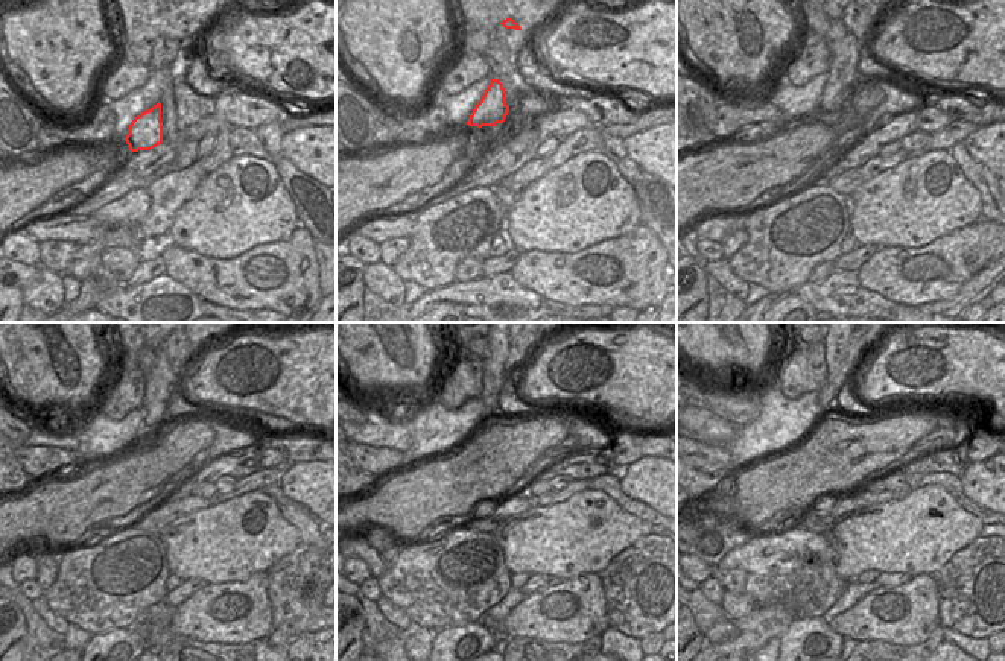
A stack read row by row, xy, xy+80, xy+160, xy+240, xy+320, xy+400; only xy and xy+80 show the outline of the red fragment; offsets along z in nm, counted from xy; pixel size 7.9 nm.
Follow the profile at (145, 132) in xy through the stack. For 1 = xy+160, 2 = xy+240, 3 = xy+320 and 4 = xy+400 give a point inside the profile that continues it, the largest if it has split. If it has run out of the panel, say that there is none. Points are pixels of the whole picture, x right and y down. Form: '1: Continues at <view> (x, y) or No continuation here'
1: Continues at xy+160 (841, 75)
2: Continues at xy+240 (175, 353)
3: Continues at xy+320 (505, 353)
4: Continues at xy+400 (841, 353)

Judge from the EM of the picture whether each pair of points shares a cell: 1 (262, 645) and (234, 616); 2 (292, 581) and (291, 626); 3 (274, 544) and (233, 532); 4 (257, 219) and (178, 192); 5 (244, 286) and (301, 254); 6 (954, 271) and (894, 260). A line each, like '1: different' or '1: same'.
1: different
2: different
3: same
4: different
5: same
6: same

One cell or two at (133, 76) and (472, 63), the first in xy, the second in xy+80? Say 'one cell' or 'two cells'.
one cell

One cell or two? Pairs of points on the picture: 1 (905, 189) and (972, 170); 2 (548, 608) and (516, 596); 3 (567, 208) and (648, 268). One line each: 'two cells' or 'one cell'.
1: two cells
2: two cells
3: two cells

